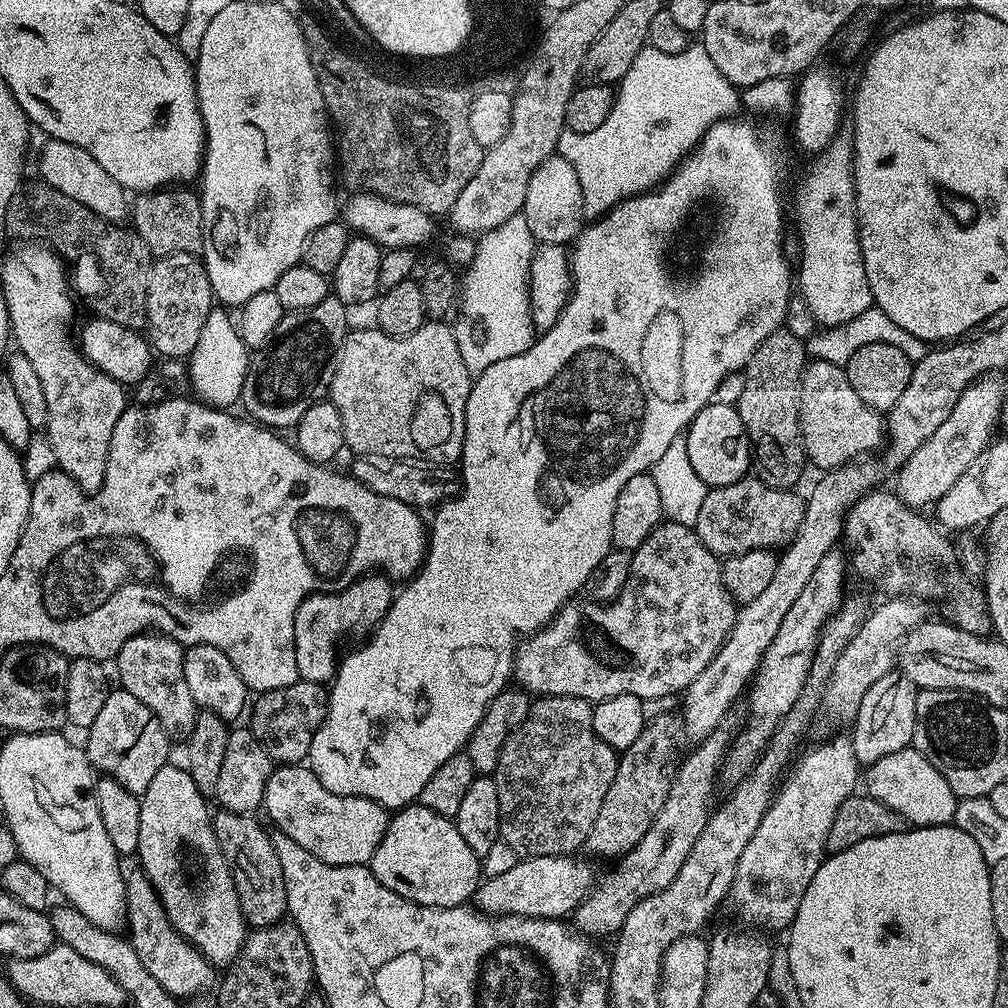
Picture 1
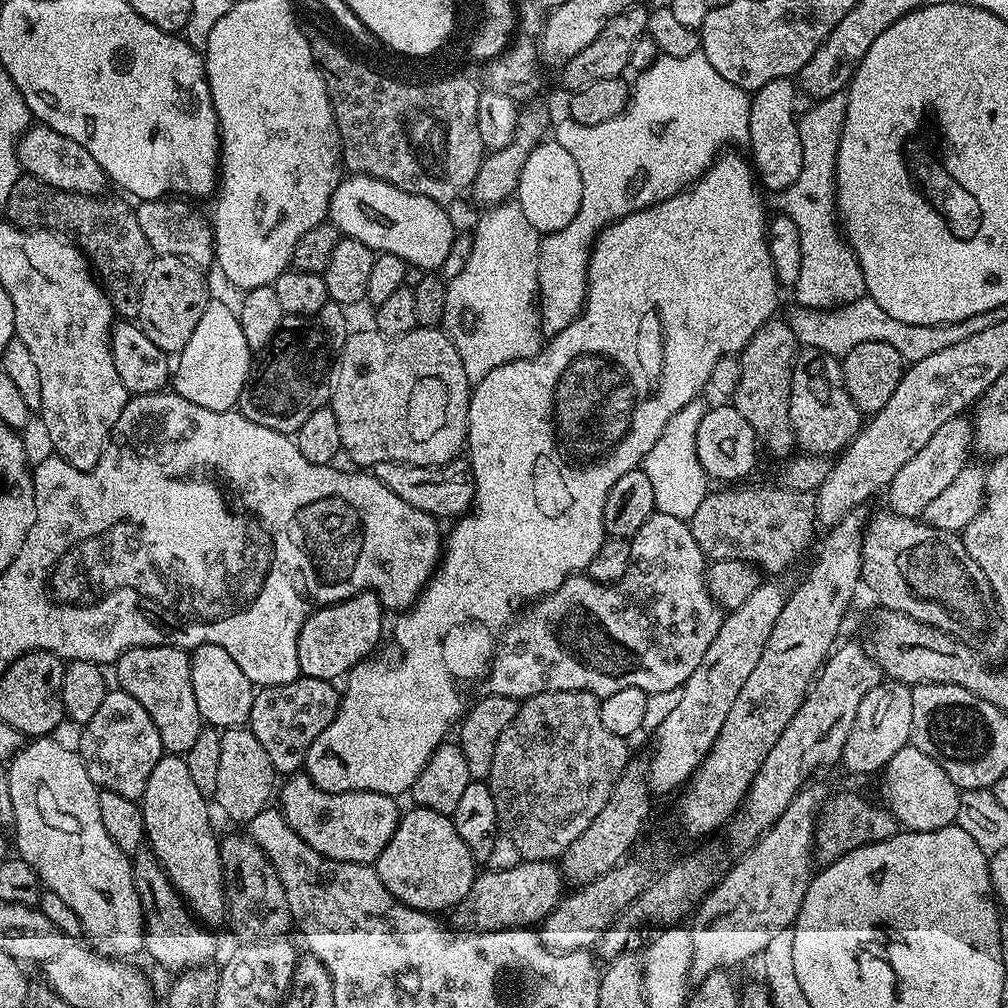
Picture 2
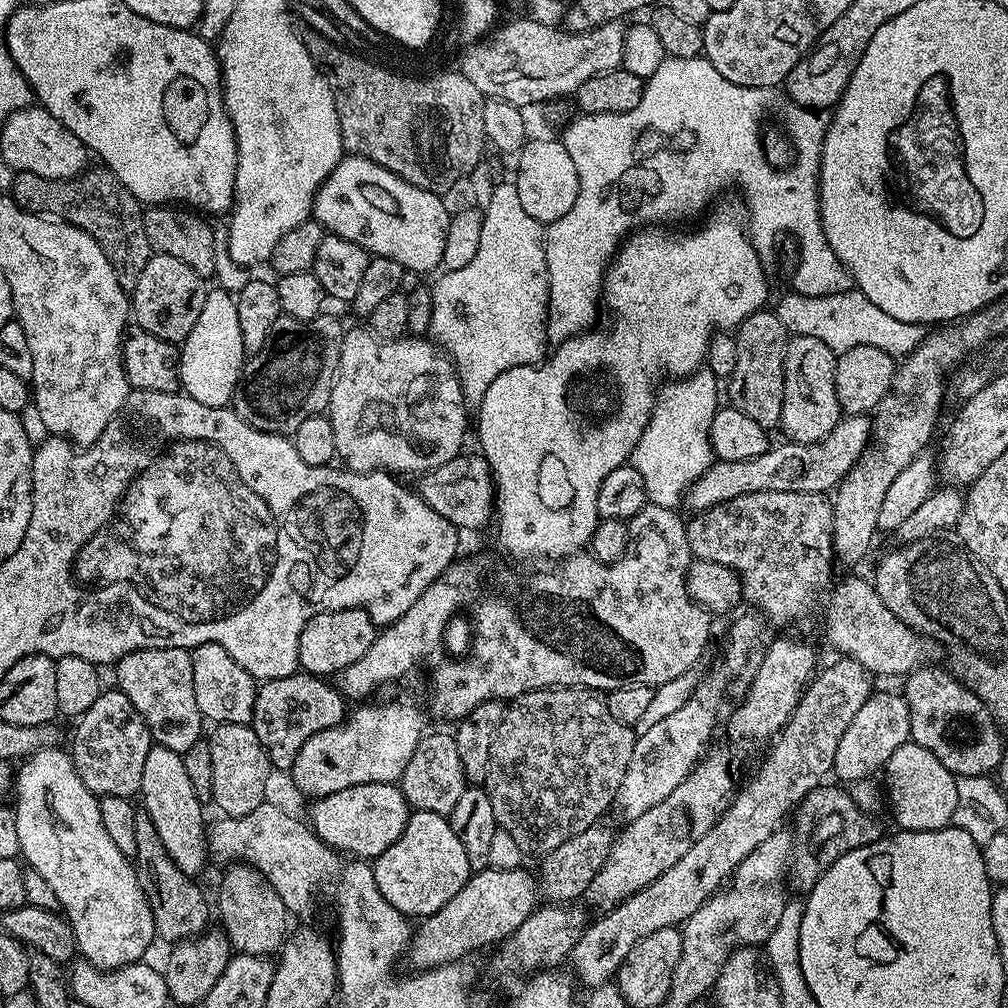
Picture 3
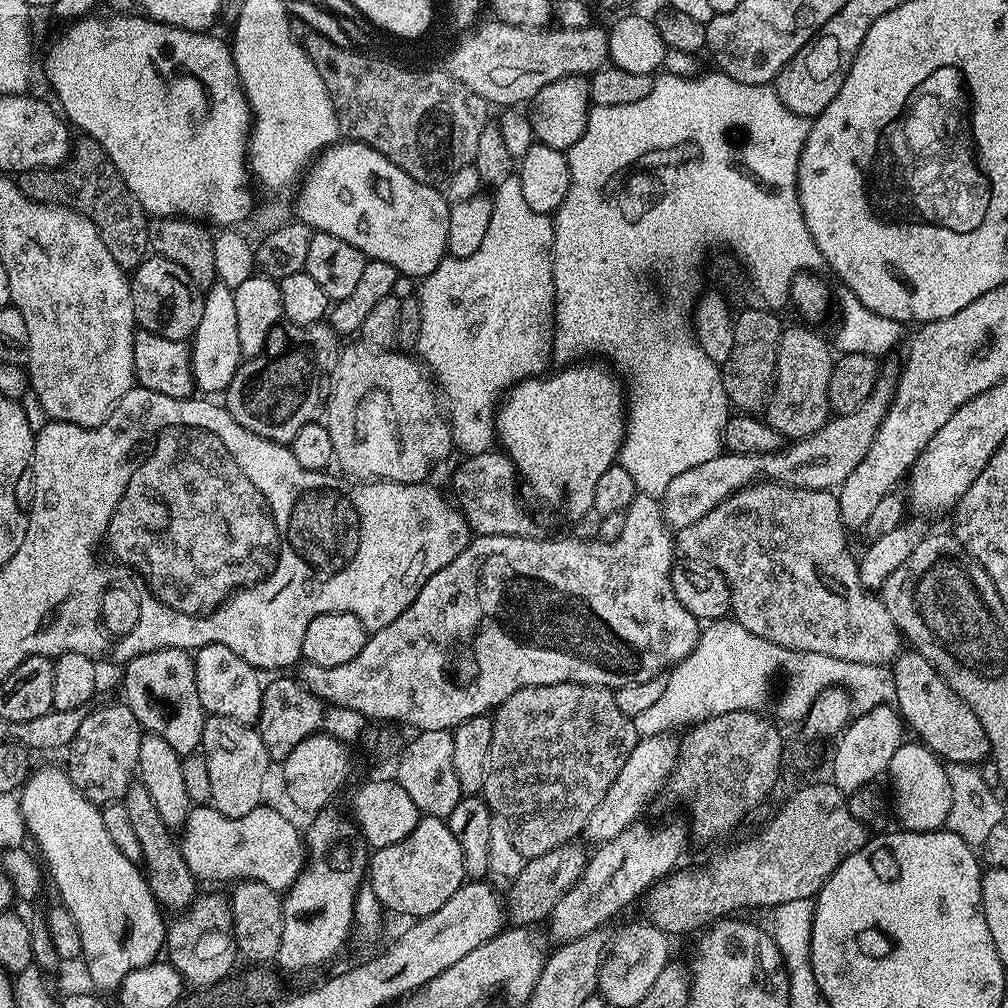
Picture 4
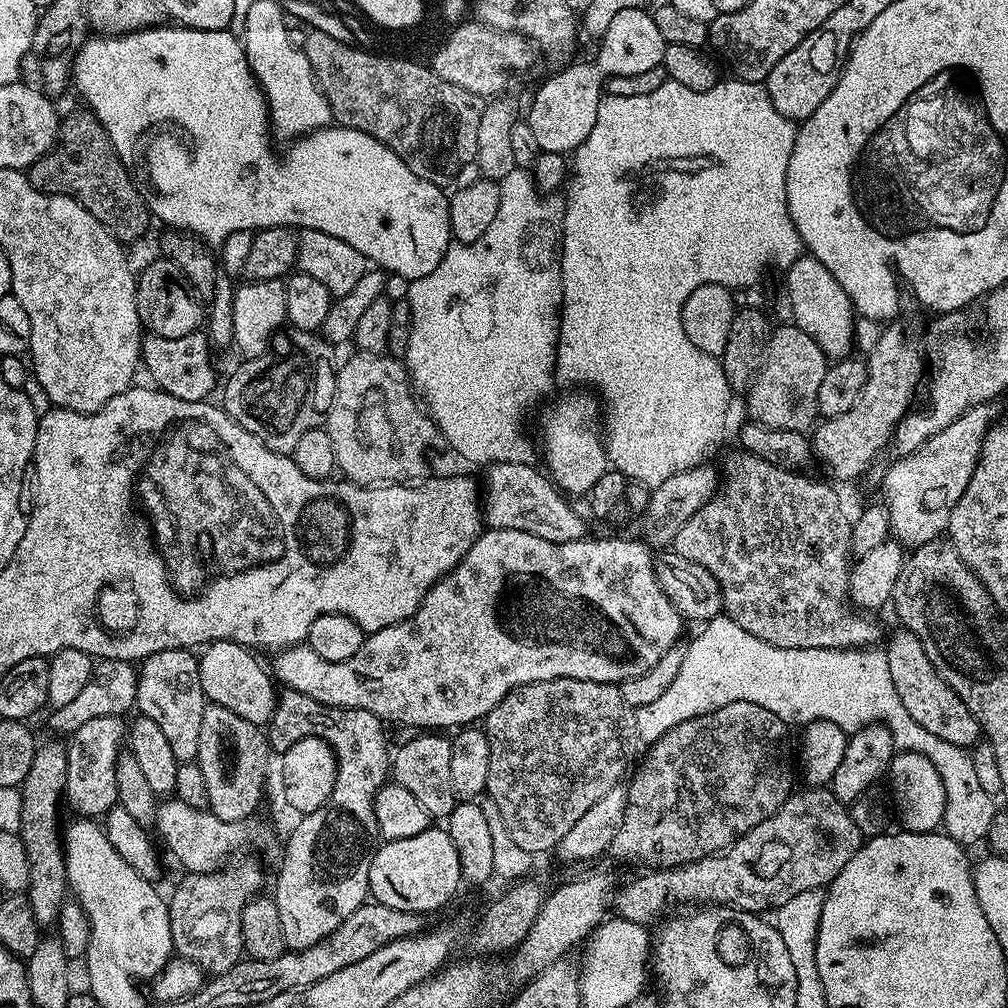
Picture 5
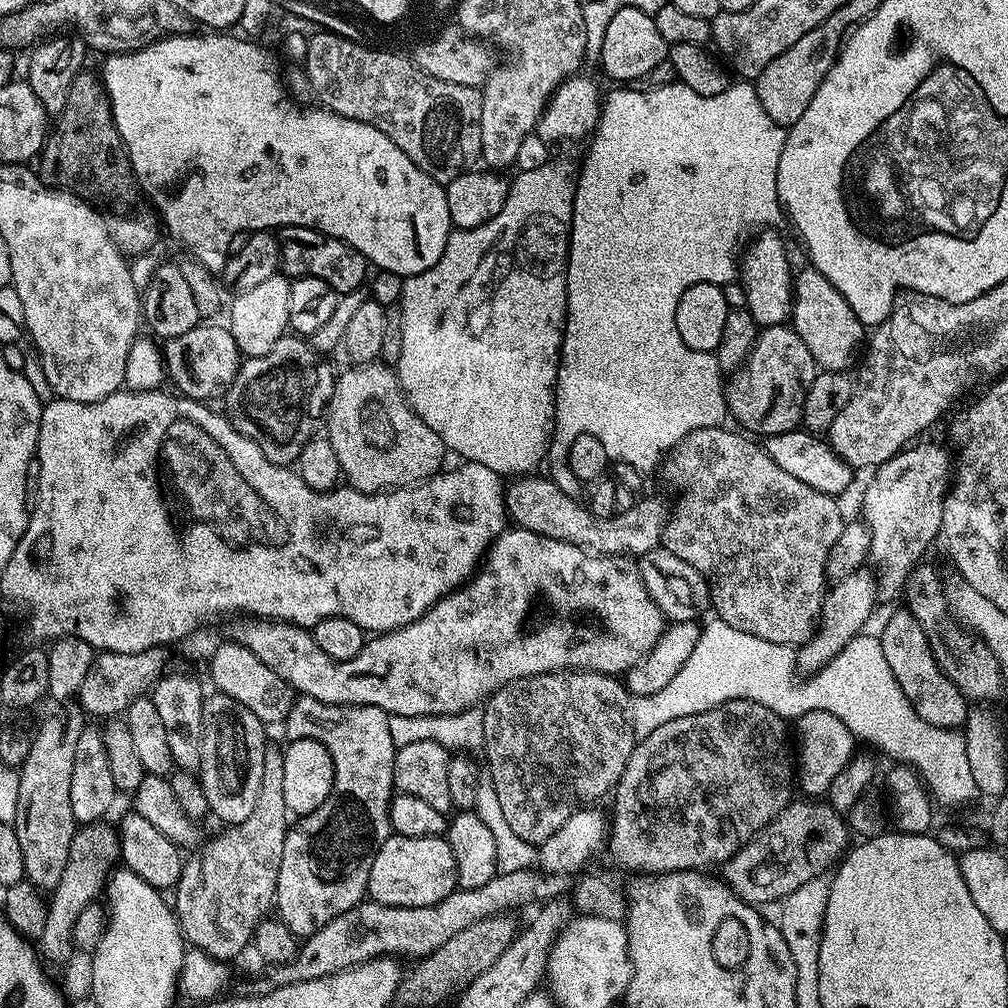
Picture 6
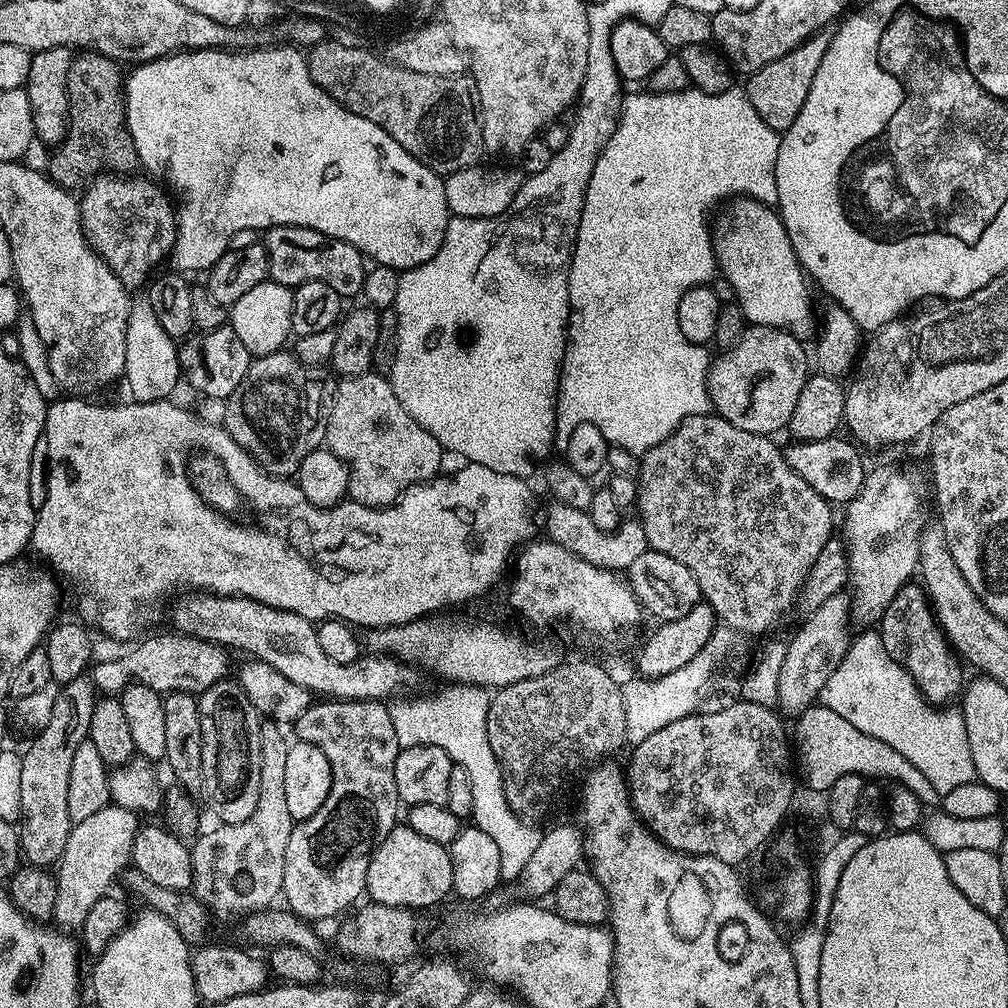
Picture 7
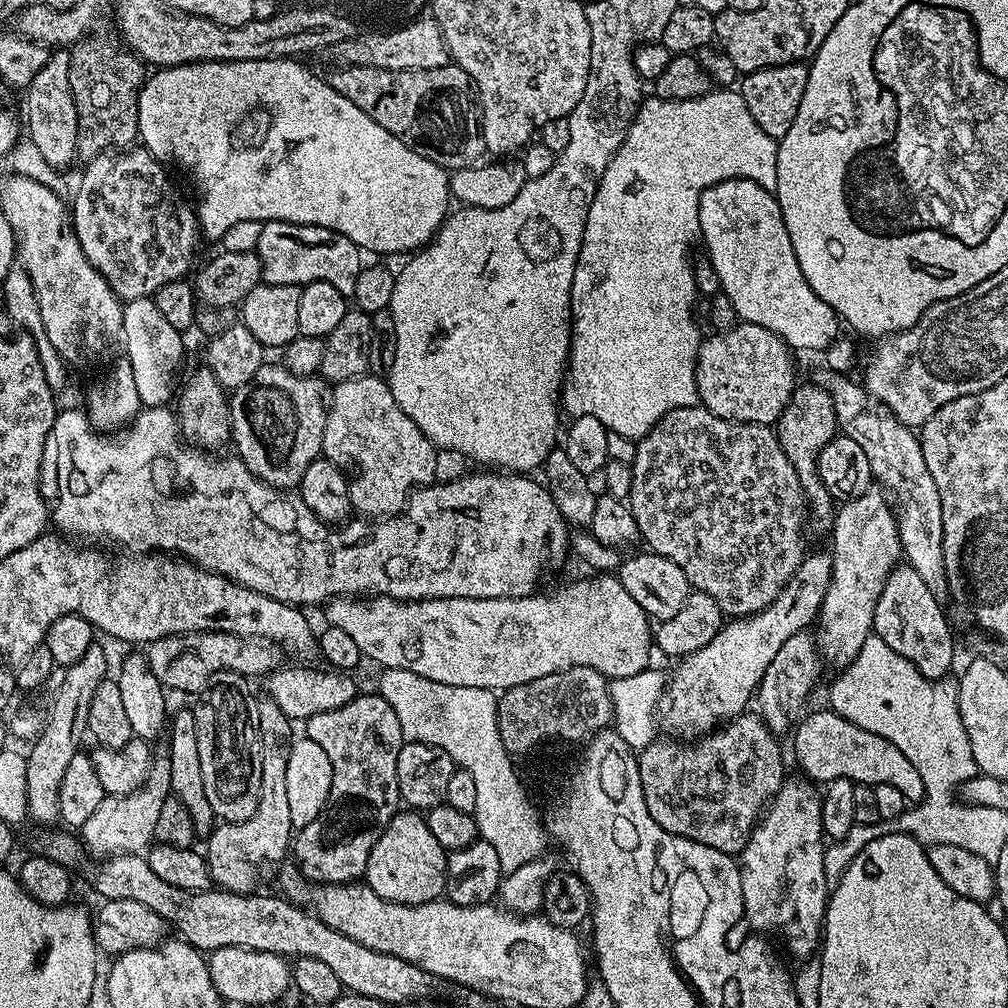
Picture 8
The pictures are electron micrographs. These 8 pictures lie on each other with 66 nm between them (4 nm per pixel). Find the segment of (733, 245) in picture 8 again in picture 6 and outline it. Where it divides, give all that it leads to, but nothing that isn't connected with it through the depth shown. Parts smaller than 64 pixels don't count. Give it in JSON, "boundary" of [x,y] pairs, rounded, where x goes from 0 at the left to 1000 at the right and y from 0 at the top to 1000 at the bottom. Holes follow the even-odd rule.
{"boundary":[[[766,228],[755,229],[741,243],[732,266],[733,277],[739,286],[742,311],[754,323],[779,320],[786,312],[788,265],[782,259],[782,246],[777,236],[768,231]]]}

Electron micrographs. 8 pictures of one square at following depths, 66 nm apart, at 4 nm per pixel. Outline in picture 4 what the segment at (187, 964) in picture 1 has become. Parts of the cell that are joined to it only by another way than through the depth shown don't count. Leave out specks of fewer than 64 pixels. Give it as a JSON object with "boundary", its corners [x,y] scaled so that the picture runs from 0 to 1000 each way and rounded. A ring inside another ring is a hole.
{"boundary":[[[133,776],[129,779],[121,797],[125,808],[129,808],[129,815],[133,818],[137,837],[141,839],[139,848],[141,864],[156,897],[168,906],[169,904],[171,907],[182,906],[196,888],[196,882],[194,882],[196,874],[192,867],[188,867],[188,859],[185,859],[185,851],[179,845],[172,822],[167,821],[165,815],[161,815],[161,808],[157,808],[157,800],[153,800],[153,795],[149,792],[149,784],[145,784],[143,778]]]}

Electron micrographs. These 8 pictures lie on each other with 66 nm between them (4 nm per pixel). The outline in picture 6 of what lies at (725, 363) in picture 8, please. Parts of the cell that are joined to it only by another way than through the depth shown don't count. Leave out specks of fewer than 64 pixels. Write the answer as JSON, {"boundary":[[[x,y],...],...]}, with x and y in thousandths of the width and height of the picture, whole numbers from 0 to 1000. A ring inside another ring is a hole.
{"boundary":[[[781,320],[763,321],[753,326],[750,342],[738,362],[720,377],[722,408],[739,430],[761,435],[788,429],[798,416],[798,400],[812,366],[804,346]]]}

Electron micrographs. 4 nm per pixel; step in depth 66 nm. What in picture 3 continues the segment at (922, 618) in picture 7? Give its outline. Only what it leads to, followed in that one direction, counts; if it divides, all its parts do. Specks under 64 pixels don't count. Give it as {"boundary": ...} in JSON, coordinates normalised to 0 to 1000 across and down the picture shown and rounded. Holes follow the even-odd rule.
{"boundary":[[[918,661],[908,663],[901,668],[896,676],[895,689],[899,700],[903,704],[903,731],[904,737],[911,740],[919,740],[938,764],[942,764],[948,770],[980,770],[992,758],[996,750],[996,734],[992,731],[993,719],[989,714],[980,709],[980,702],[960,682],[953,679],[943,667],[936,662]]]}

